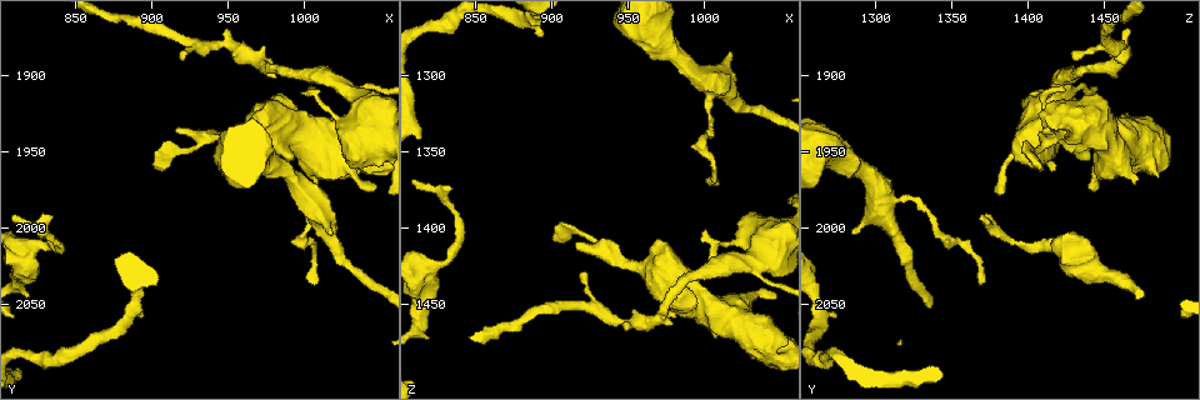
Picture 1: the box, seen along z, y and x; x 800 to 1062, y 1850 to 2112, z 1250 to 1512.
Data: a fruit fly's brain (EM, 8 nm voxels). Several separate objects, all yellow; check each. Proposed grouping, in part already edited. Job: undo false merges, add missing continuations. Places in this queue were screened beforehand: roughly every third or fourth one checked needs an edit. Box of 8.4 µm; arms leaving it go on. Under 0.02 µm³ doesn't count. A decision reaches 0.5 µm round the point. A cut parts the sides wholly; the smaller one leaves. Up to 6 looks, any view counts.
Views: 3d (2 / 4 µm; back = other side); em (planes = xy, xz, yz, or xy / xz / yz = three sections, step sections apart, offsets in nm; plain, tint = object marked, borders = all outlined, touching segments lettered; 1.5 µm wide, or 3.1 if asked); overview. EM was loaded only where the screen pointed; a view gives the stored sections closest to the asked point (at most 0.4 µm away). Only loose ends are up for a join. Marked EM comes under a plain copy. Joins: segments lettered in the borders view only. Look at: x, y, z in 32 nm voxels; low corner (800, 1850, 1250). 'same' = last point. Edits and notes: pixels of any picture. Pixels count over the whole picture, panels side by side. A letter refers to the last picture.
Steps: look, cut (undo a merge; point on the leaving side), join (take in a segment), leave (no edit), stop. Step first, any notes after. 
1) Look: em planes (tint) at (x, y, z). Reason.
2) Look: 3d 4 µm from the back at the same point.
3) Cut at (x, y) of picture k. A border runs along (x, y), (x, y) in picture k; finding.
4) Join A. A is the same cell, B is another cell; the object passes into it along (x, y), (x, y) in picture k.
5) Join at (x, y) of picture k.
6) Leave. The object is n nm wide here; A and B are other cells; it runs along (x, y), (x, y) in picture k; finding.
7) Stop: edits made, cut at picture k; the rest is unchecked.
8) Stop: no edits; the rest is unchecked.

Look: em xz step 8 (tint) at (1004, 1982, 1312). Calibre changes.

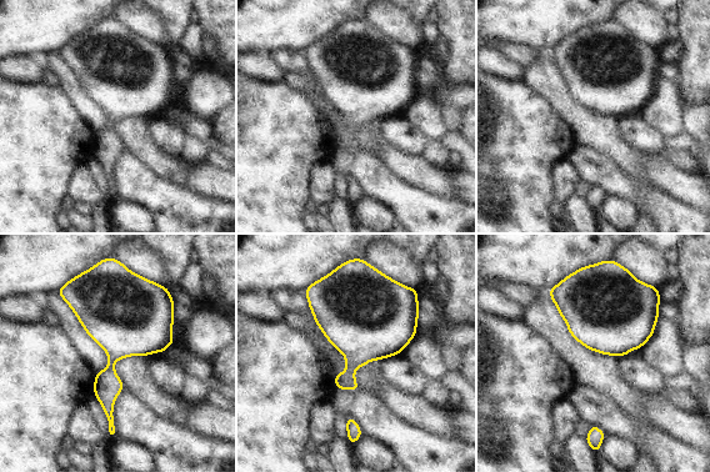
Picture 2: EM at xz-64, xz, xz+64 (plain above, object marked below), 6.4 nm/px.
Look: em planes (borders) at the same point. Cut it another way.

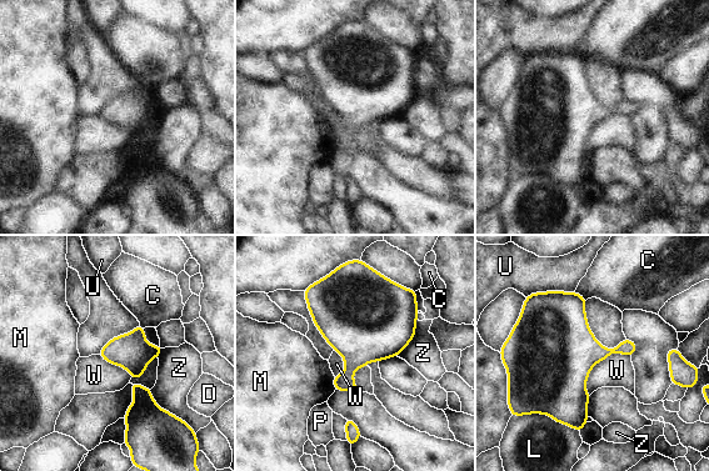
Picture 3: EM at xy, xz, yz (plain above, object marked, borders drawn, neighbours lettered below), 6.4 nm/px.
Leave. C, D, L, M, P, U, W and Z are other cells; a border runs along (630, 356), (598, 361), (585, 391) in picture 3; continuous, no second cell.

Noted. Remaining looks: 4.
Look: em planes (borders) at (1008, 1972, 1470). Thick end.

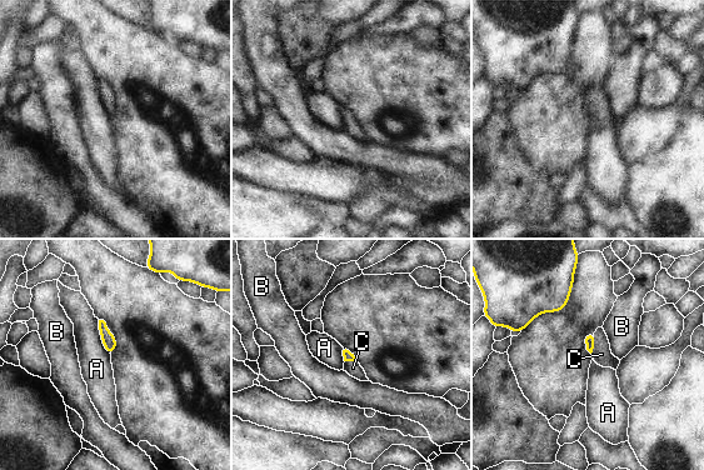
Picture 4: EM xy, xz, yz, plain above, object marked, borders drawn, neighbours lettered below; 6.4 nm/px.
Join C. C is the same cell, A and B are other cells; the object passes into it along (589, 339), (593, 343), (602, 354) in picture 4; it goes on there.

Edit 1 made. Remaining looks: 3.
Look: overview.

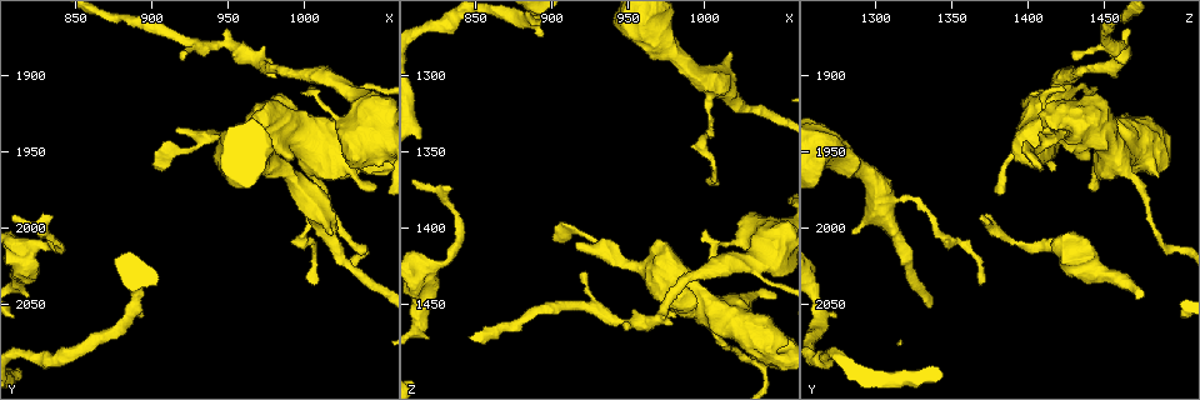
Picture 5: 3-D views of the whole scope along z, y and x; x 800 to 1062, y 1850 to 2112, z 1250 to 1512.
Look: 3d 2 µm at (900, 1960, 1410).

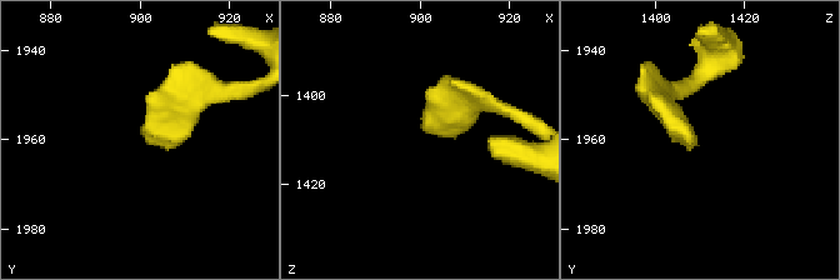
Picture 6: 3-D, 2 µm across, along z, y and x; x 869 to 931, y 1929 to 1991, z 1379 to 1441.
Look: em xz step 8 (borders) at (902, 1961, 1408). Need the tissue.

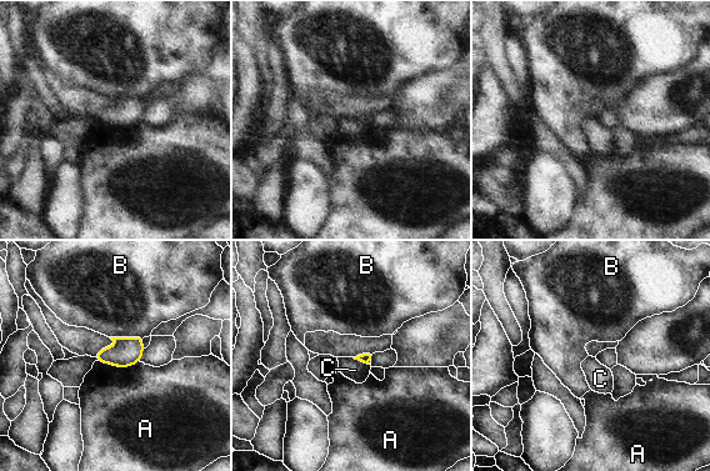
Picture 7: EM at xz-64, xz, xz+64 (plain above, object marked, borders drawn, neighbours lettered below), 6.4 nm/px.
Leave. A, B and C are other cells; a border runs along (353, 357), (369, 365) in picture 7; none of them fits.

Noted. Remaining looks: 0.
Stop: edits made, join at picture 4; the rest is unchecked.

